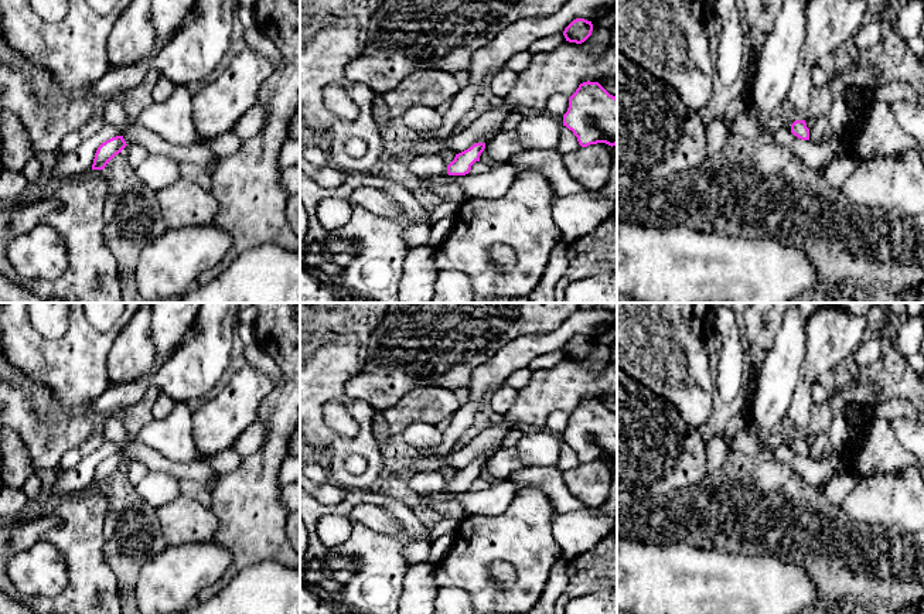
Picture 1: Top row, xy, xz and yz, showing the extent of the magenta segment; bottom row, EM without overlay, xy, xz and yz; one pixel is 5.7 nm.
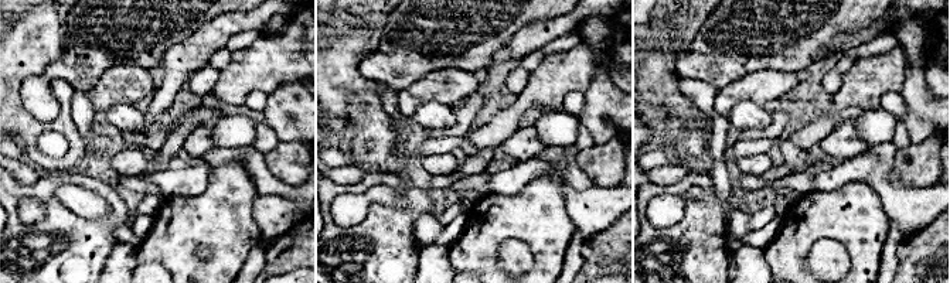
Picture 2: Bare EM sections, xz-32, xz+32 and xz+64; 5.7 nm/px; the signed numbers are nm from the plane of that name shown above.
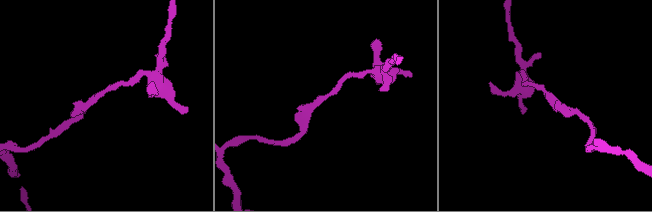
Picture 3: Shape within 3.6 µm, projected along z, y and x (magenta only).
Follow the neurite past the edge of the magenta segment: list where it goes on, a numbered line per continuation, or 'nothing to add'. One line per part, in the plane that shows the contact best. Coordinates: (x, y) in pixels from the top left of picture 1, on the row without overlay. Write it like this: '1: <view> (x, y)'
nothing to add

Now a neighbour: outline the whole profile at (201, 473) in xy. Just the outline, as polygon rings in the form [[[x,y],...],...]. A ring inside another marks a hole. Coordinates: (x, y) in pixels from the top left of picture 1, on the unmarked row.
[[[108,417],[103,424],[103,439],[123,446],[126,461],[136,460],[143,463],[149,471],[163,471],[173,475],[177,481],[190,480],[202,487],[219,480],[219,474],[205,461],[177,463],[164,457],[160,451],[139,441],[130,434],[123,423],[115,417]]]

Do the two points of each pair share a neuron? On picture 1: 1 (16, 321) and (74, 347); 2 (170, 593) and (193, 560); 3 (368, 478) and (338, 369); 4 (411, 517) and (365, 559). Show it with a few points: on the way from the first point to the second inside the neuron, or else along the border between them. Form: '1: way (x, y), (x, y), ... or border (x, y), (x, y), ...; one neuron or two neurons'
1: way (30, 336), (40, 345), (60, 345); one neuron
2: way (170, 584), (184, 569); one neuron
3: way (336, 466), (334, 440), (316, 422), (316, 402); one neuron
4: way (408, 531), (379, 558); one neuron

